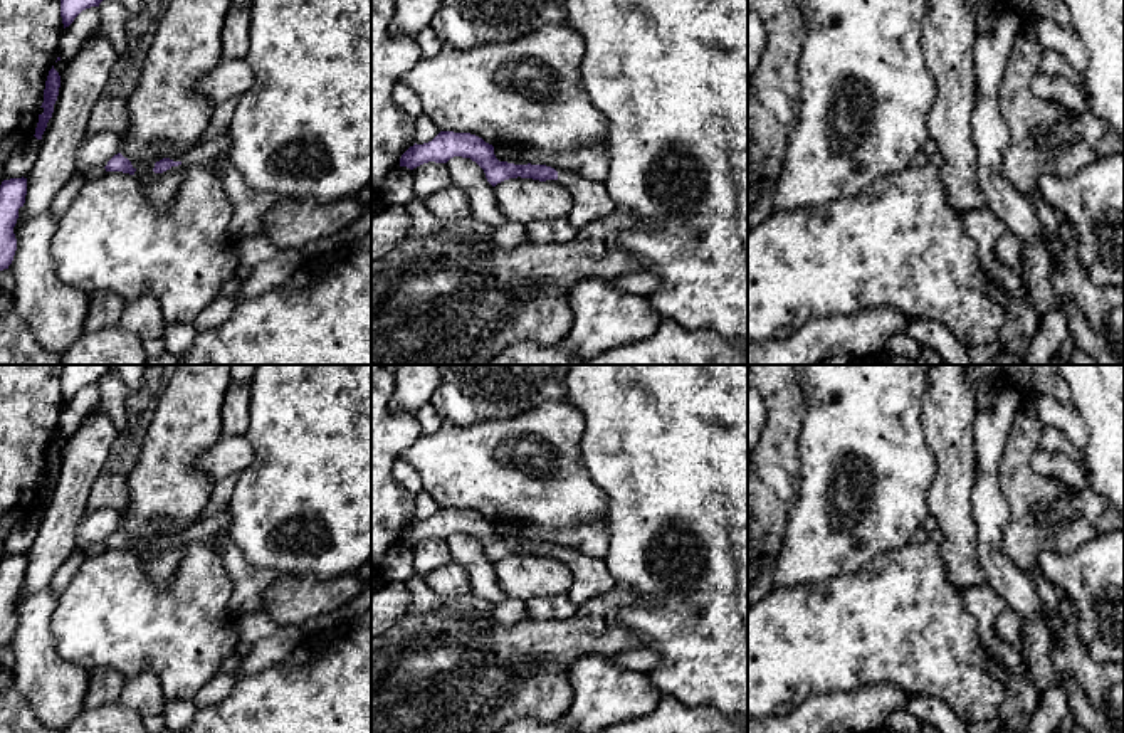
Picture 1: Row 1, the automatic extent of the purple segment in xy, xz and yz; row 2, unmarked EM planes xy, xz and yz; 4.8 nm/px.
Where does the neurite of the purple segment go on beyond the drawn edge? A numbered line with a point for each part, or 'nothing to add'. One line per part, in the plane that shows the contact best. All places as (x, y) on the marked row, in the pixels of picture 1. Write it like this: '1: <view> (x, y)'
1: xz (592, 200)

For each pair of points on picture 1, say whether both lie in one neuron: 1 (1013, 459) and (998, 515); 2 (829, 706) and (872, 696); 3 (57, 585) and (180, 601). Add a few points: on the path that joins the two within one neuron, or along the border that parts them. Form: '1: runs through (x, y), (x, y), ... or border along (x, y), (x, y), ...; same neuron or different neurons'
1: border along (1003, 454), (998, 488), (1008, 522), (1002, 533); different neurons
2: runs through (839, 706), (862, 706); same neuron
3: border along (86, 557), (59, 595); different neurons

